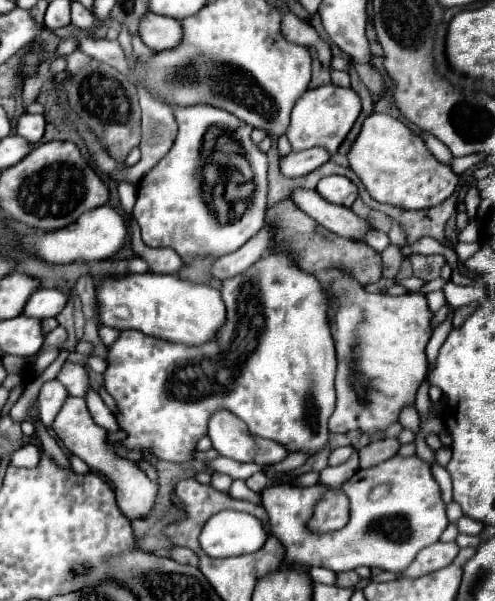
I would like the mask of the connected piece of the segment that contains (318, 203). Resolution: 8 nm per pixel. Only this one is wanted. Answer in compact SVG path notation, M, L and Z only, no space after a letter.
M296 190L292 200L302 212L310 214L318 224L342 238L364 240L364 236L372 230L368 220L360 218L346 206L326 202L322 196L318 196L316 190Z

